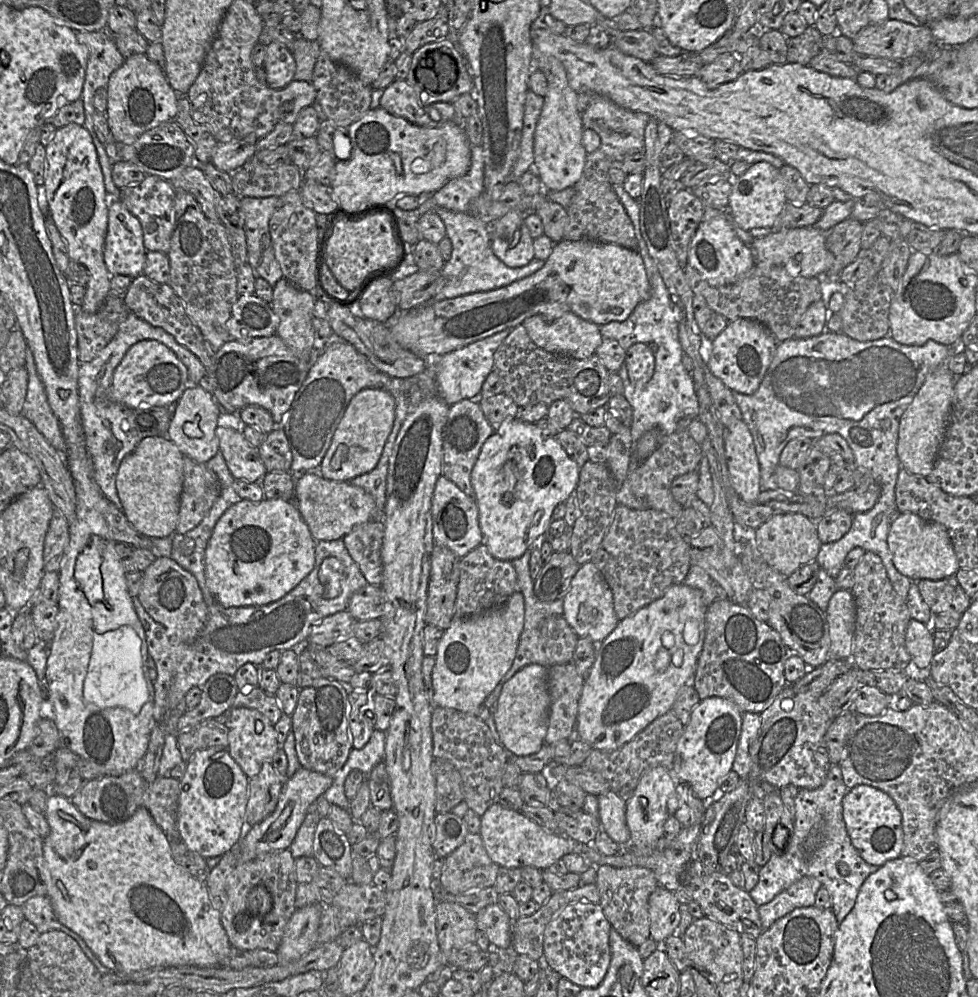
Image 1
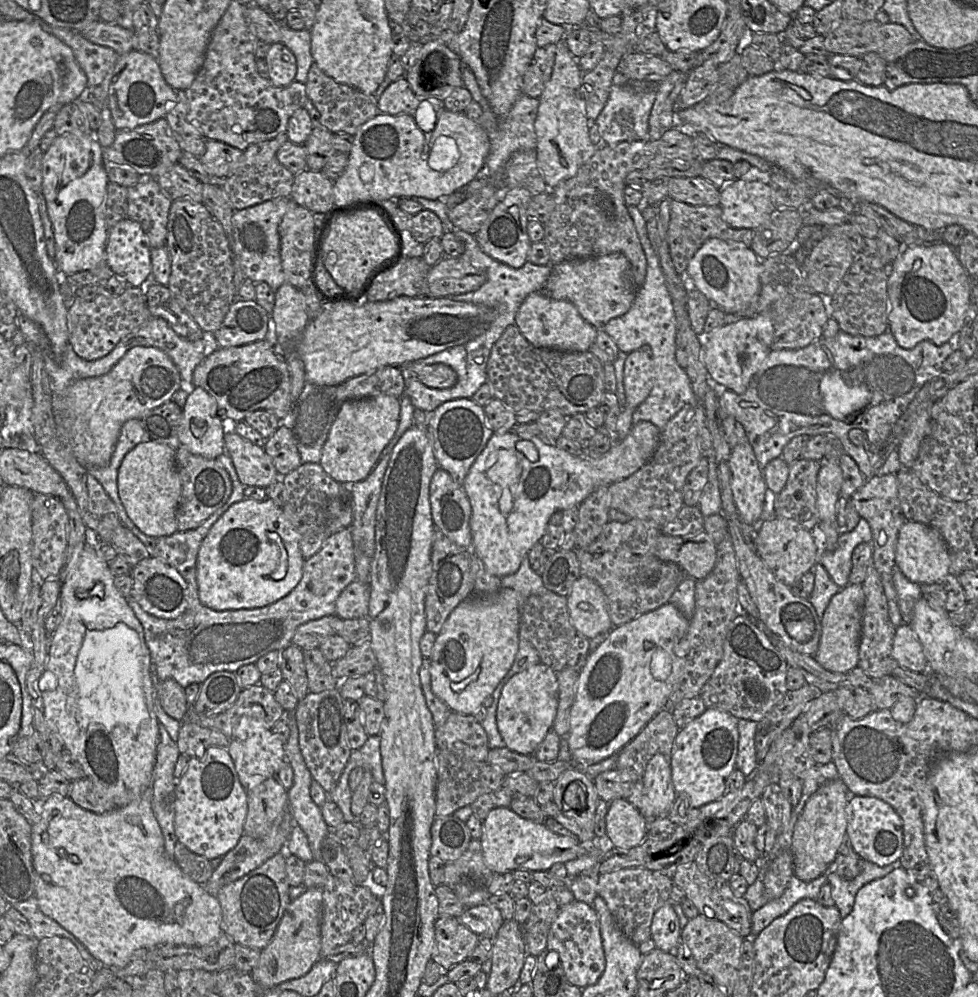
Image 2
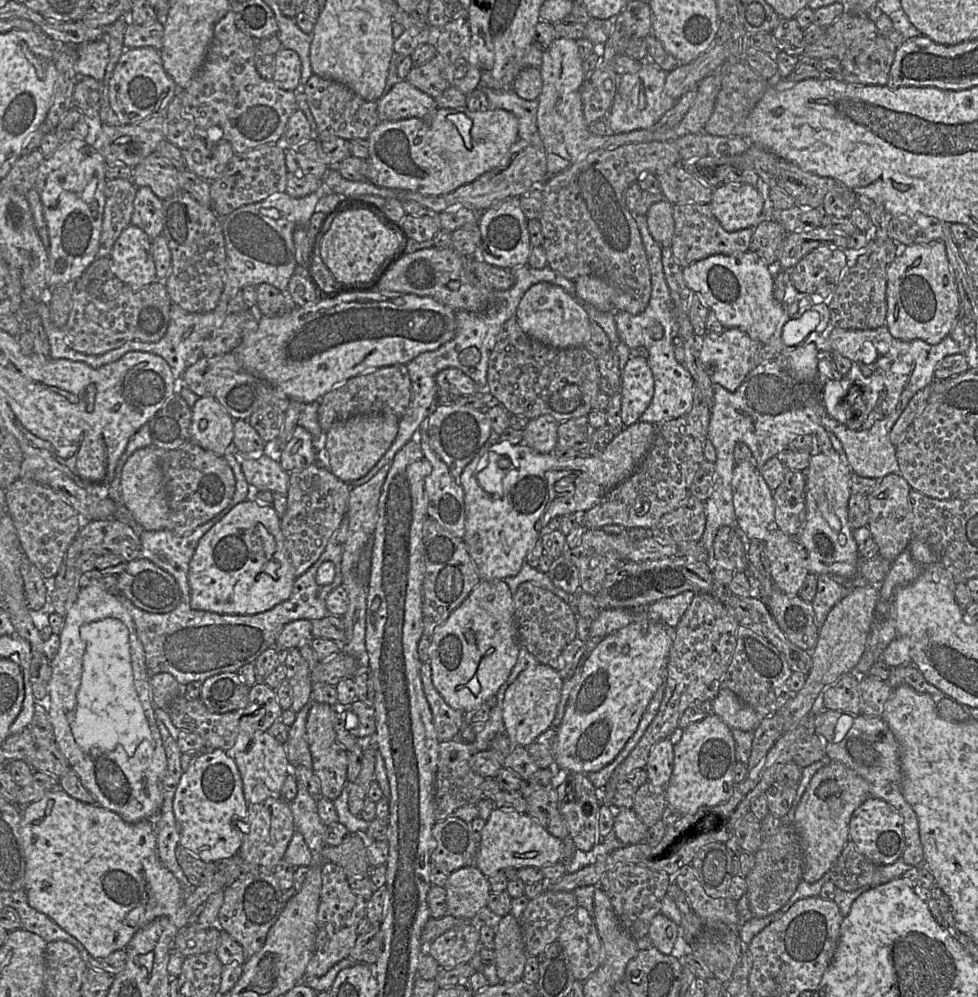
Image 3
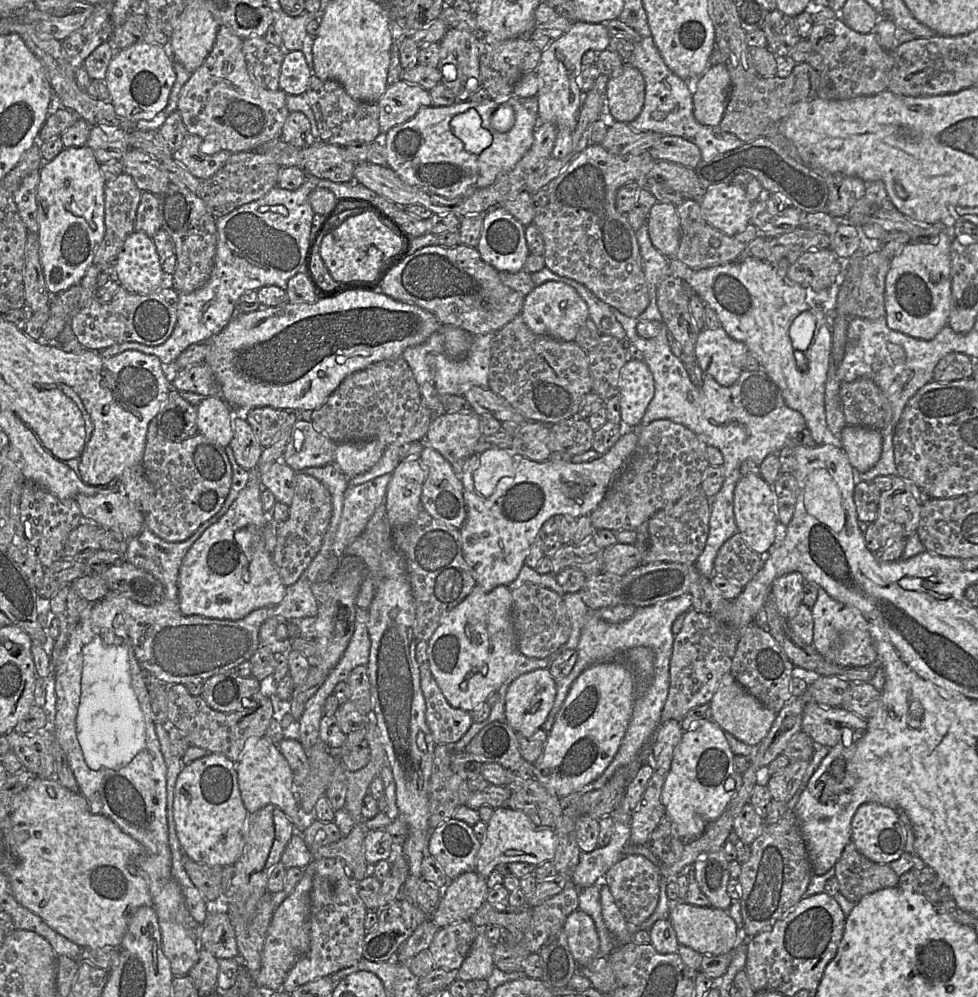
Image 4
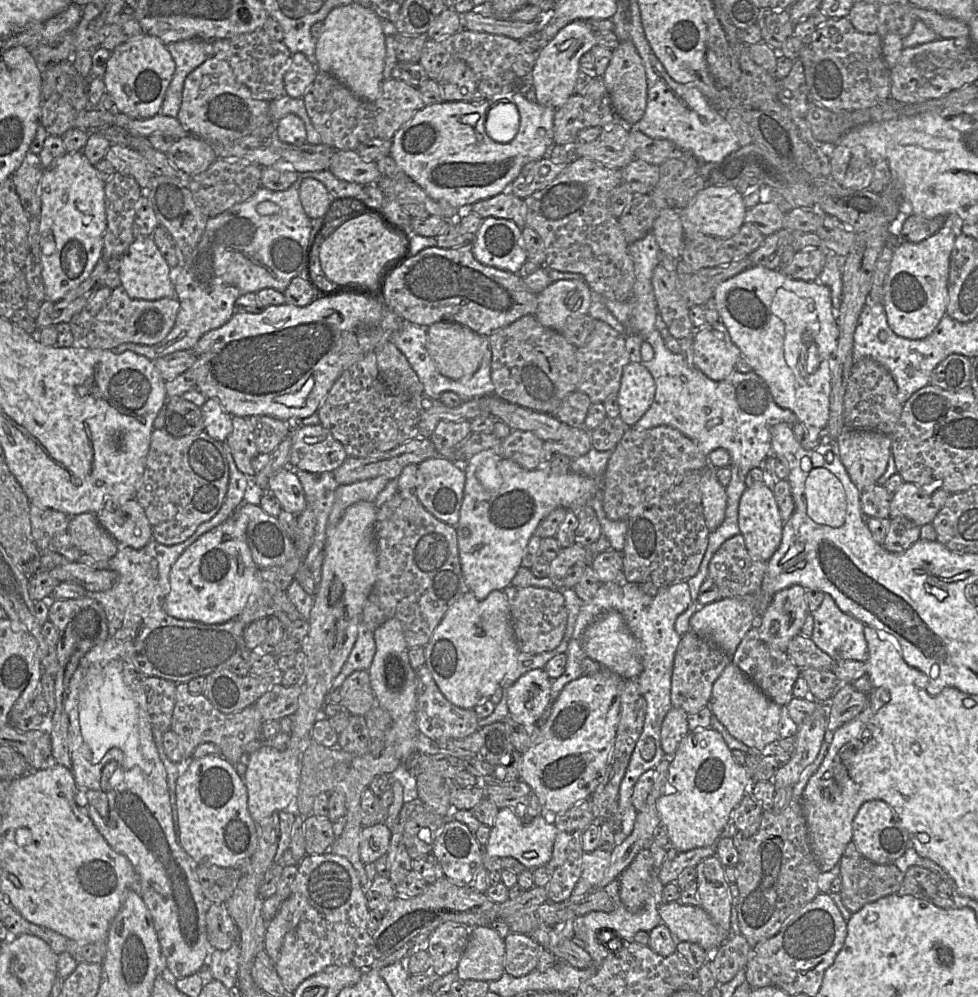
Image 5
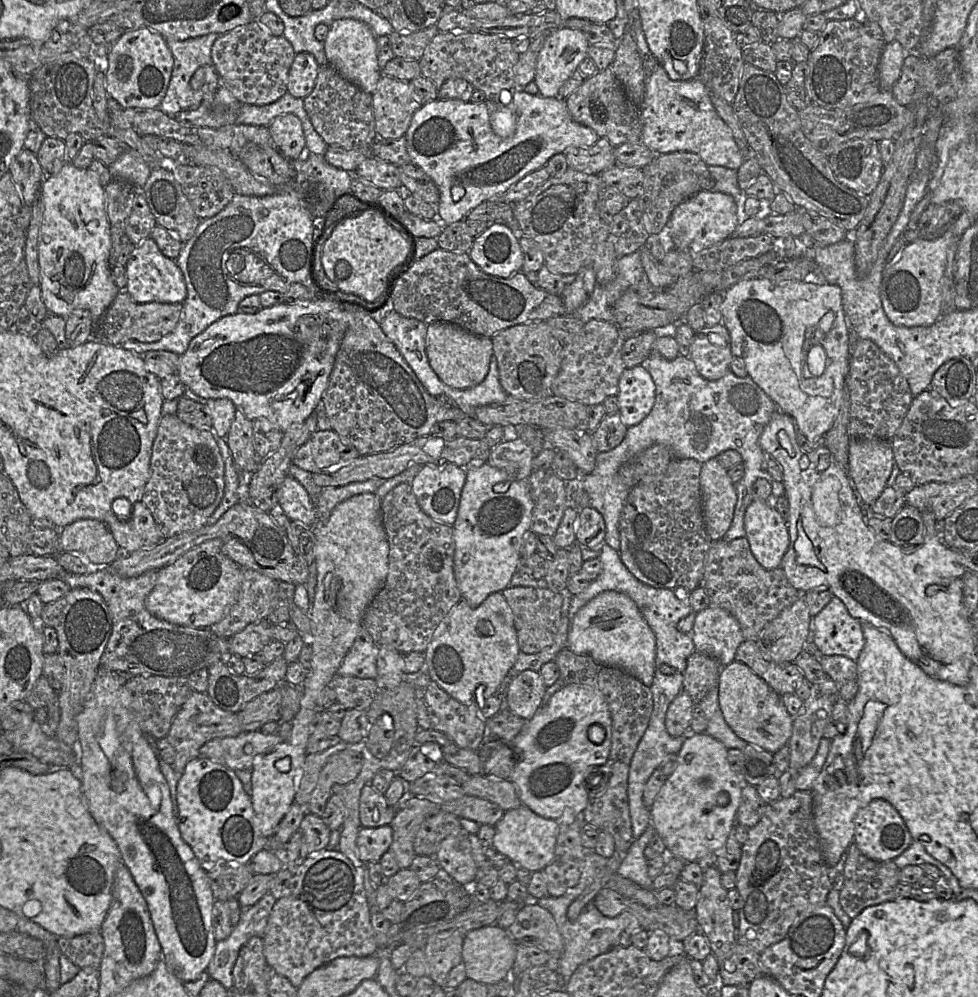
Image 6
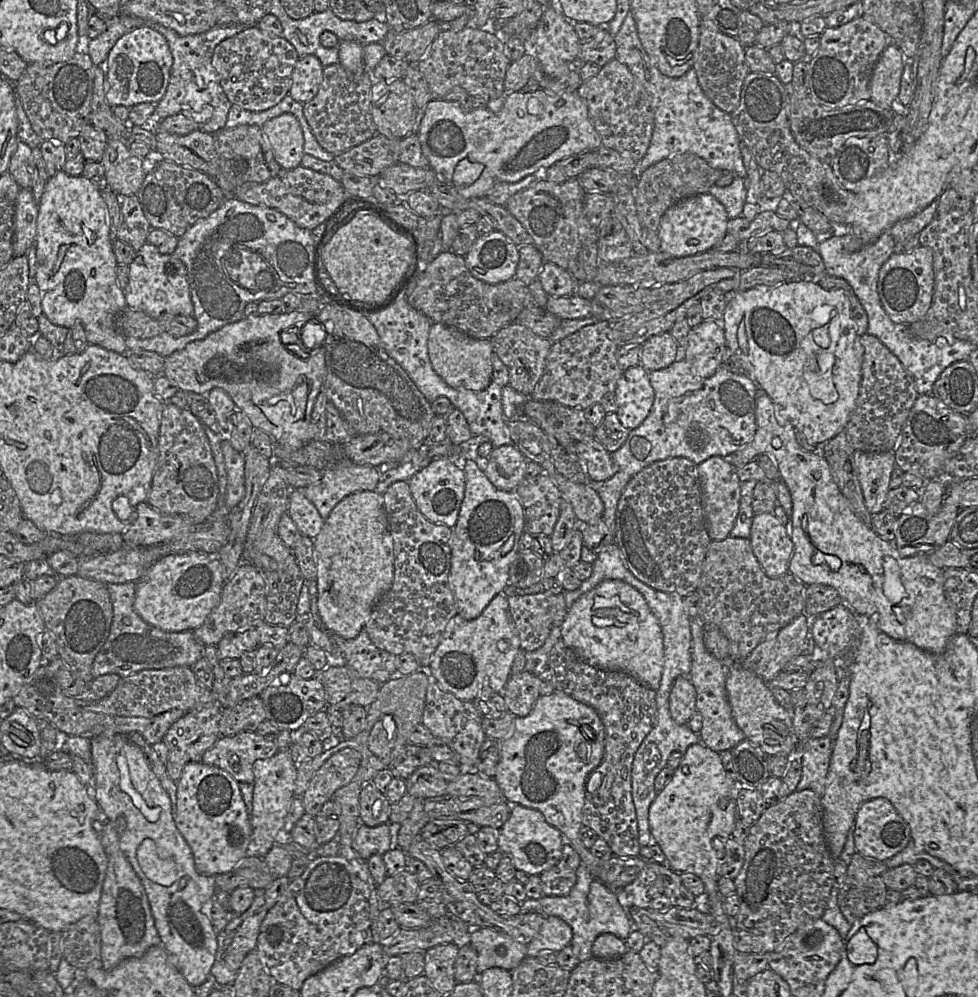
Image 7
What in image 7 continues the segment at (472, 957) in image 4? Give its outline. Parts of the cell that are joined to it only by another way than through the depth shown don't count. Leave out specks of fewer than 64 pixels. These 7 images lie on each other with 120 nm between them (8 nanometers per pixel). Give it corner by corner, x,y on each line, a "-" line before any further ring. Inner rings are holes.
490,928
471,929
469,943
477,951
477,973
493,967
513,970
527,955
527,944

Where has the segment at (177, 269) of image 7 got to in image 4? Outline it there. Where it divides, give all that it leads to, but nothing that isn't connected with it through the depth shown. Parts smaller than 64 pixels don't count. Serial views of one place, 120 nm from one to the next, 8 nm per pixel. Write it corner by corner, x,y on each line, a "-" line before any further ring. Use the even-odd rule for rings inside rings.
134,231
130,234
116,256
116,260
117,281
129,293
139,295
151,294
163,286
166,276
171,276
163,272
153,238
145,232

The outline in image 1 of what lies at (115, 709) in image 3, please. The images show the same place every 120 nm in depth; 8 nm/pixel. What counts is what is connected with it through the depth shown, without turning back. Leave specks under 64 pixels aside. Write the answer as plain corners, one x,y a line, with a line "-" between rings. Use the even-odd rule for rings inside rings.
130,626
97,634
93,630
92,649
83,683
83,698
99,708
120,707
138,715
149,699
143,673
141,639

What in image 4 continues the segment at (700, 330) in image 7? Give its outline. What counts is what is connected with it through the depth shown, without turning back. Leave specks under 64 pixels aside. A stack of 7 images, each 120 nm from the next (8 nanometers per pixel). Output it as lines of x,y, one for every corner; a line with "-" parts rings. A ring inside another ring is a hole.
719,327
704,328
698,334
695,358
705,375
712,376
720,385
733,385
744,371
749,355
747,346

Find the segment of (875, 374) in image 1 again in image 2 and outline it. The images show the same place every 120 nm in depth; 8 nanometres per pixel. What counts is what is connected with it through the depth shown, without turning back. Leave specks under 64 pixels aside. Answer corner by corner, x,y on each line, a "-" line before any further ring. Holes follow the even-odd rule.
888,329
881,335
874,337
854,336
840,330
840,332
833,338
822,337
801,349
771,350
766,359
763,361
759,370
752,376
748,388
746,392
743,394
737,394
718,383
713,383
713,385
714,387
716,387
716,391
718,392
721,408
721,419
723,419
725,416
728,415
733,416
737,421
739,421
743,425
749,443
753,448
754,454
759,464
759,468
762,471
762,473
766,465
771,460
777,457
781,457
785,445
792,438
803,434
809,435
811,437
824,434
824,435
835,435
835,437
837,437
840,440
845,453
848,454
857,463
863,476
866,479
869,479
874,476
883,476
891,473
896,474
903,468
900,463
897,450
894,450
890,453
885,463
878,470
875,471
872,468
872,465
868,458
870,443
872,445
881,444
887,439
895,423
904,414
908,405
914,399
916,394
920,391
920,389
924,386
925,383
927,383
932,378
938,376
943,372
942,369
943,362
956,349
958,348
955,346
953,341
949,341
943,344
942,346
937,346
929,340
924,340
918,343
913,349
904,349
897,344
892,332
-
852,429
860,429
867,434
866,440
863,442
863,446
856,446
849,439
849,432
-
861,518
851,532
839,536
835,550
820,552
818,563
823,565
831,579
840,588
849,584
849,575
853,567
853,550
865,541
871,543
872,532
869,523

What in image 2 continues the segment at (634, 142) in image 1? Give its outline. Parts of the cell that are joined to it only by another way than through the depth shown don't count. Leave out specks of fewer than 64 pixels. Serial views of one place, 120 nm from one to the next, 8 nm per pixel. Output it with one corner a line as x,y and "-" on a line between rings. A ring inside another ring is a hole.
657,83
613,84
609,98
595,119
603,144
616,145
622,141
649,140
649,118
657,97

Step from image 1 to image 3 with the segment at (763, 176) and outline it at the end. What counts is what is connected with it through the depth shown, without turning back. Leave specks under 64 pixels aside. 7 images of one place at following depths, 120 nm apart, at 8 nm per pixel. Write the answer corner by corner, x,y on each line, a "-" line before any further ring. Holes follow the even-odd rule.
721,184
713,190
710,206
723,229
736,232
760,223
764,199
752,185

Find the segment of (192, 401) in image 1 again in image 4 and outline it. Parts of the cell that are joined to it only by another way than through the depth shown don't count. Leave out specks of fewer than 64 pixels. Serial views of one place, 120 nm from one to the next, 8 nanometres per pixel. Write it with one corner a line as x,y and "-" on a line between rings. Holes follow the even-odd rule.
207,396
196,407
197,430
225,448
233,437
233,409
221,396

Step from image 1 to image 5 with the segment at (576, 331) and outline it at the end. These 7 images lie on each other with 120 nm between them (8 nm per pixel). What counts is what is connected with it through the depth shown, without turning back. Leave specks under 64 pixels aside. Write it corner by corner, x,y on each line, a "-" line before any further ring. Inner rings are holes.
557,280
537,294
537,309
534,316
544,327
561,332
569,321
587,314
590,304
591,289
585,281

